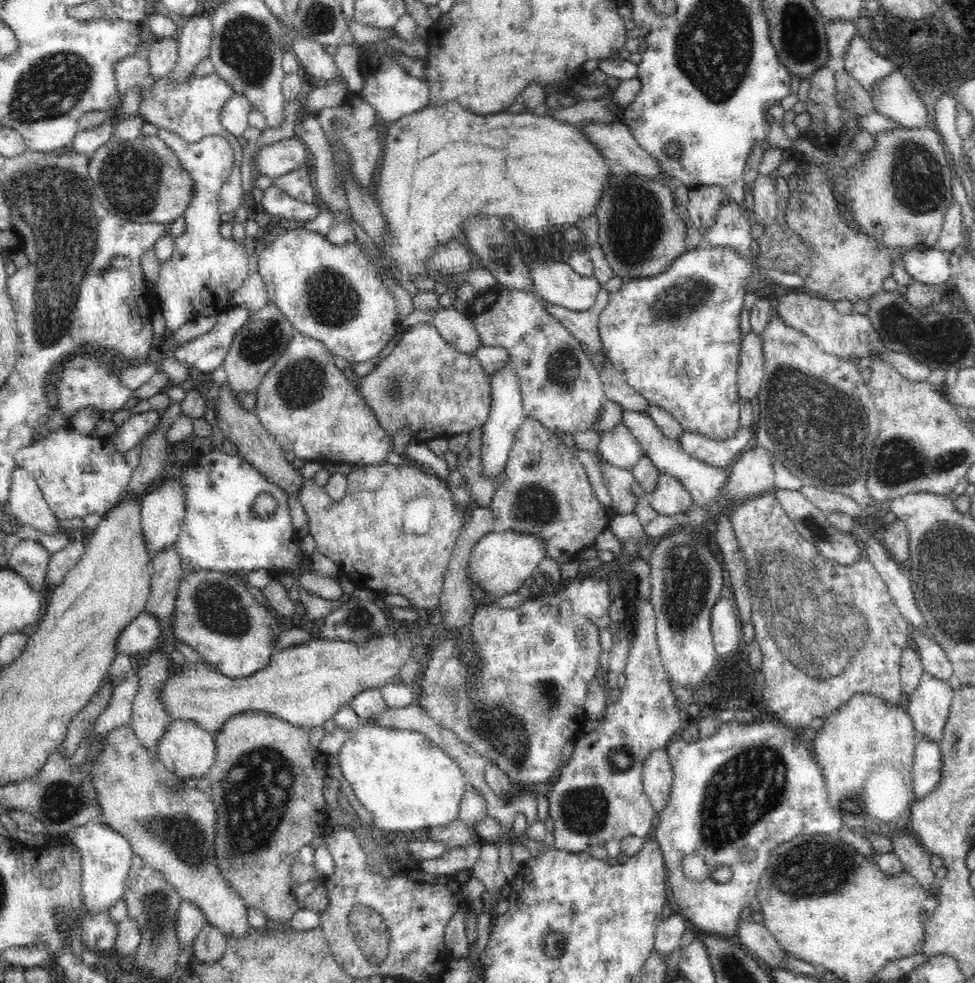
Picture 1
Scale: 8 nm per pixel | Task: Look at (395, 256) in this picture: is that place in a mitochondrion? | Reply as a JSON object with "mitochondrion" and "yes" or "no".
{"mitochondrion":"no"}

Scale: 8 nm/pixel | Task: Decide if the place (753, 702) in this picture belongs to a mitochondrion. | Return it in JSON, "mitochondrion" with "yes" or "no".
{"mitochondrion":"no"}

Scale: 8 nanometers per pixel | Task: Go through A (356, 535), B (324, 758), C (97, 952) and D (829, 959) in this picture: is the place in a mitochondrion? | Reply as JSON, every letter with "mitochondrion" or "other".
{"A":"other","B":"other","C":"other","D":"other"}

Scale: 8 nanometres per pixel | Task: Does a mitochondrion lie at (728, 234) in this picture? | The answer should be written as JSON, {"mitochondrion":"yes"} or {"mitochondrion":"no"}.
{"mitochondrion":"no"}

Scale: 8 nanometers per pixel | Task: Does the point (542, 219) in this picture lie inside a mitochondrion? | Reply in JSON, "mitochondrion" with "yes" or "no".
{"mitochondrion":"no"}

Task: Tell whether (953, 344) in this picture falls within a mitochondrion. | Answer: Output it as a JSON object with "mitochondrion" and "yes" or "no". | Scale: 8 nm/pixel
{"mitochondrion":"yes"}

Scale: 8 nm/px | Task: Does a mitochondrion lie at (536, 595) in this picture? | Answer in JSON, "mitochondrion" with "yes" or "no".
{"mitochondrion":"no"}

